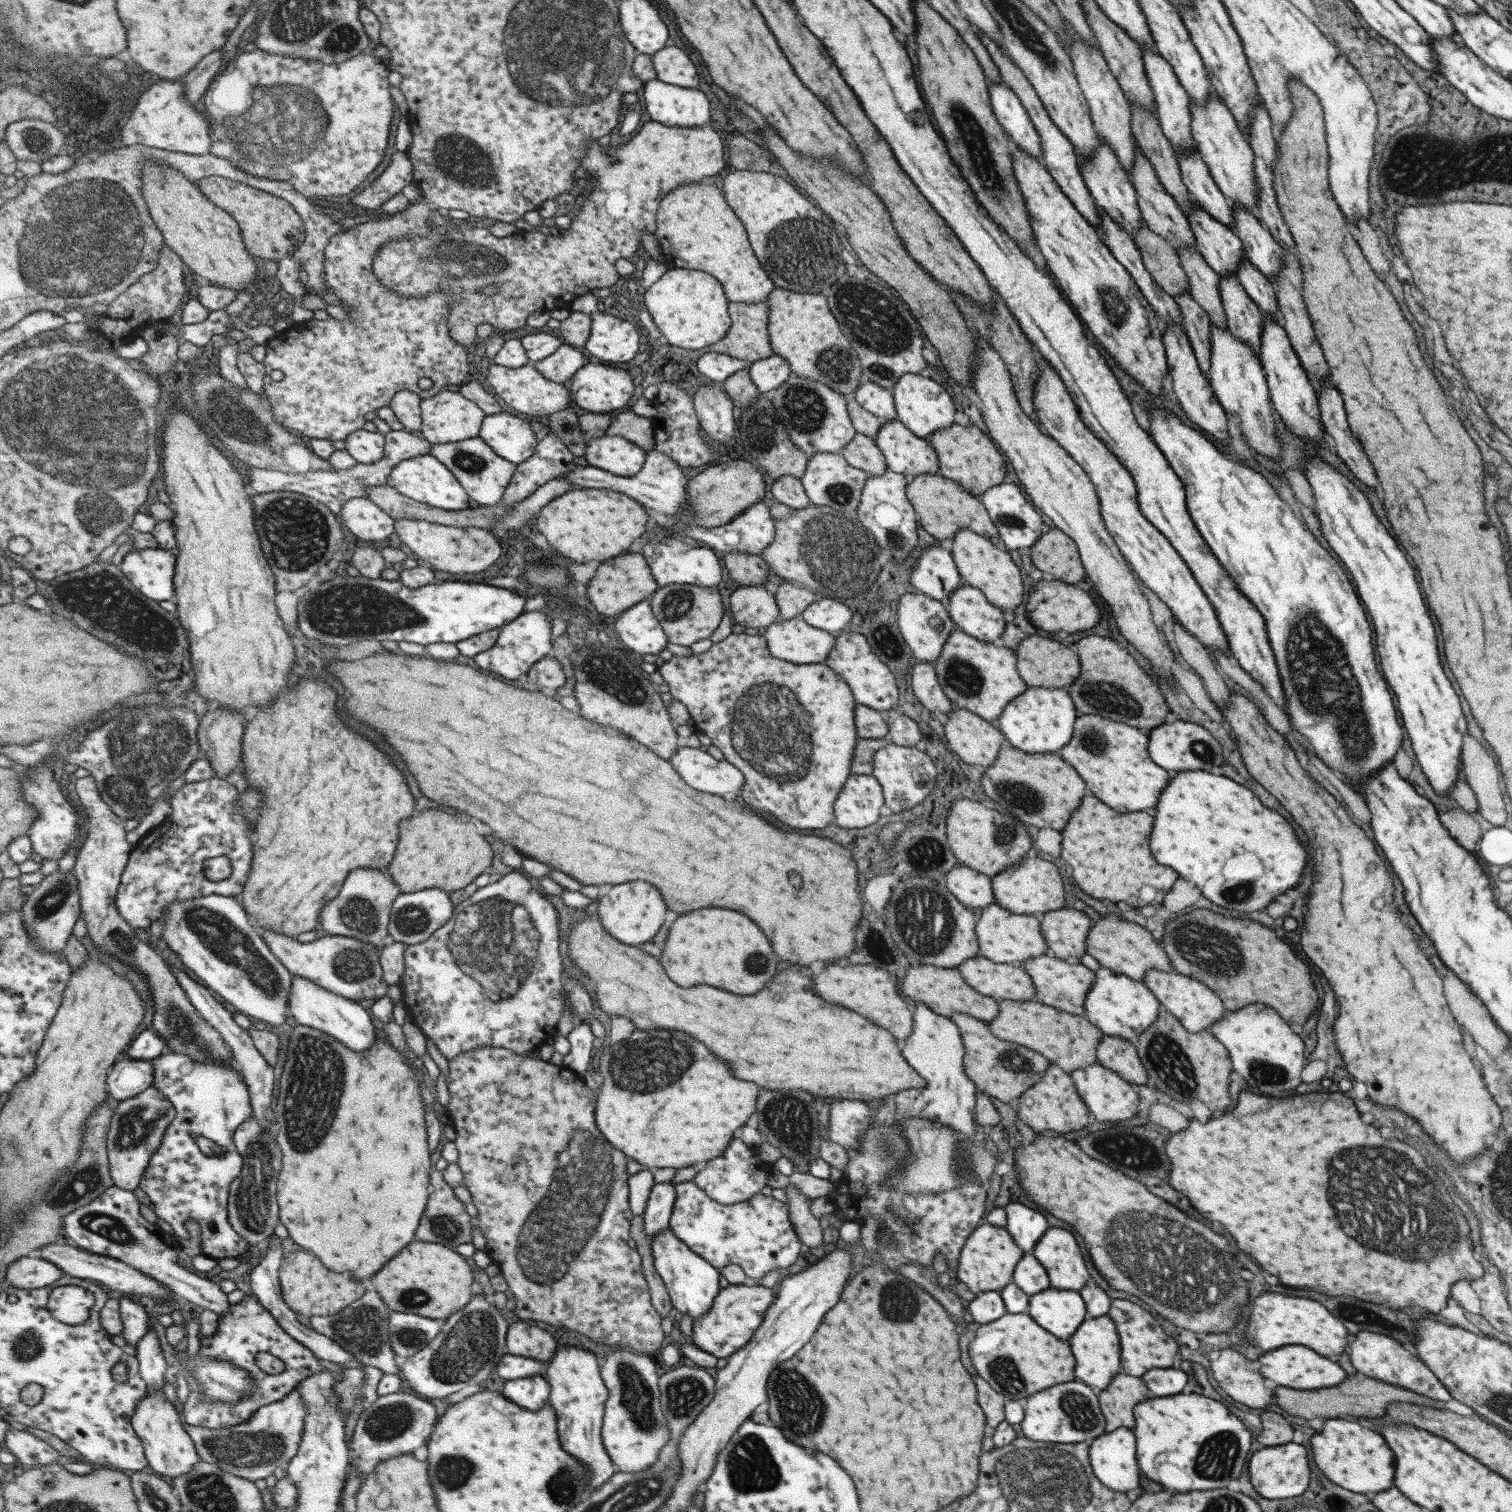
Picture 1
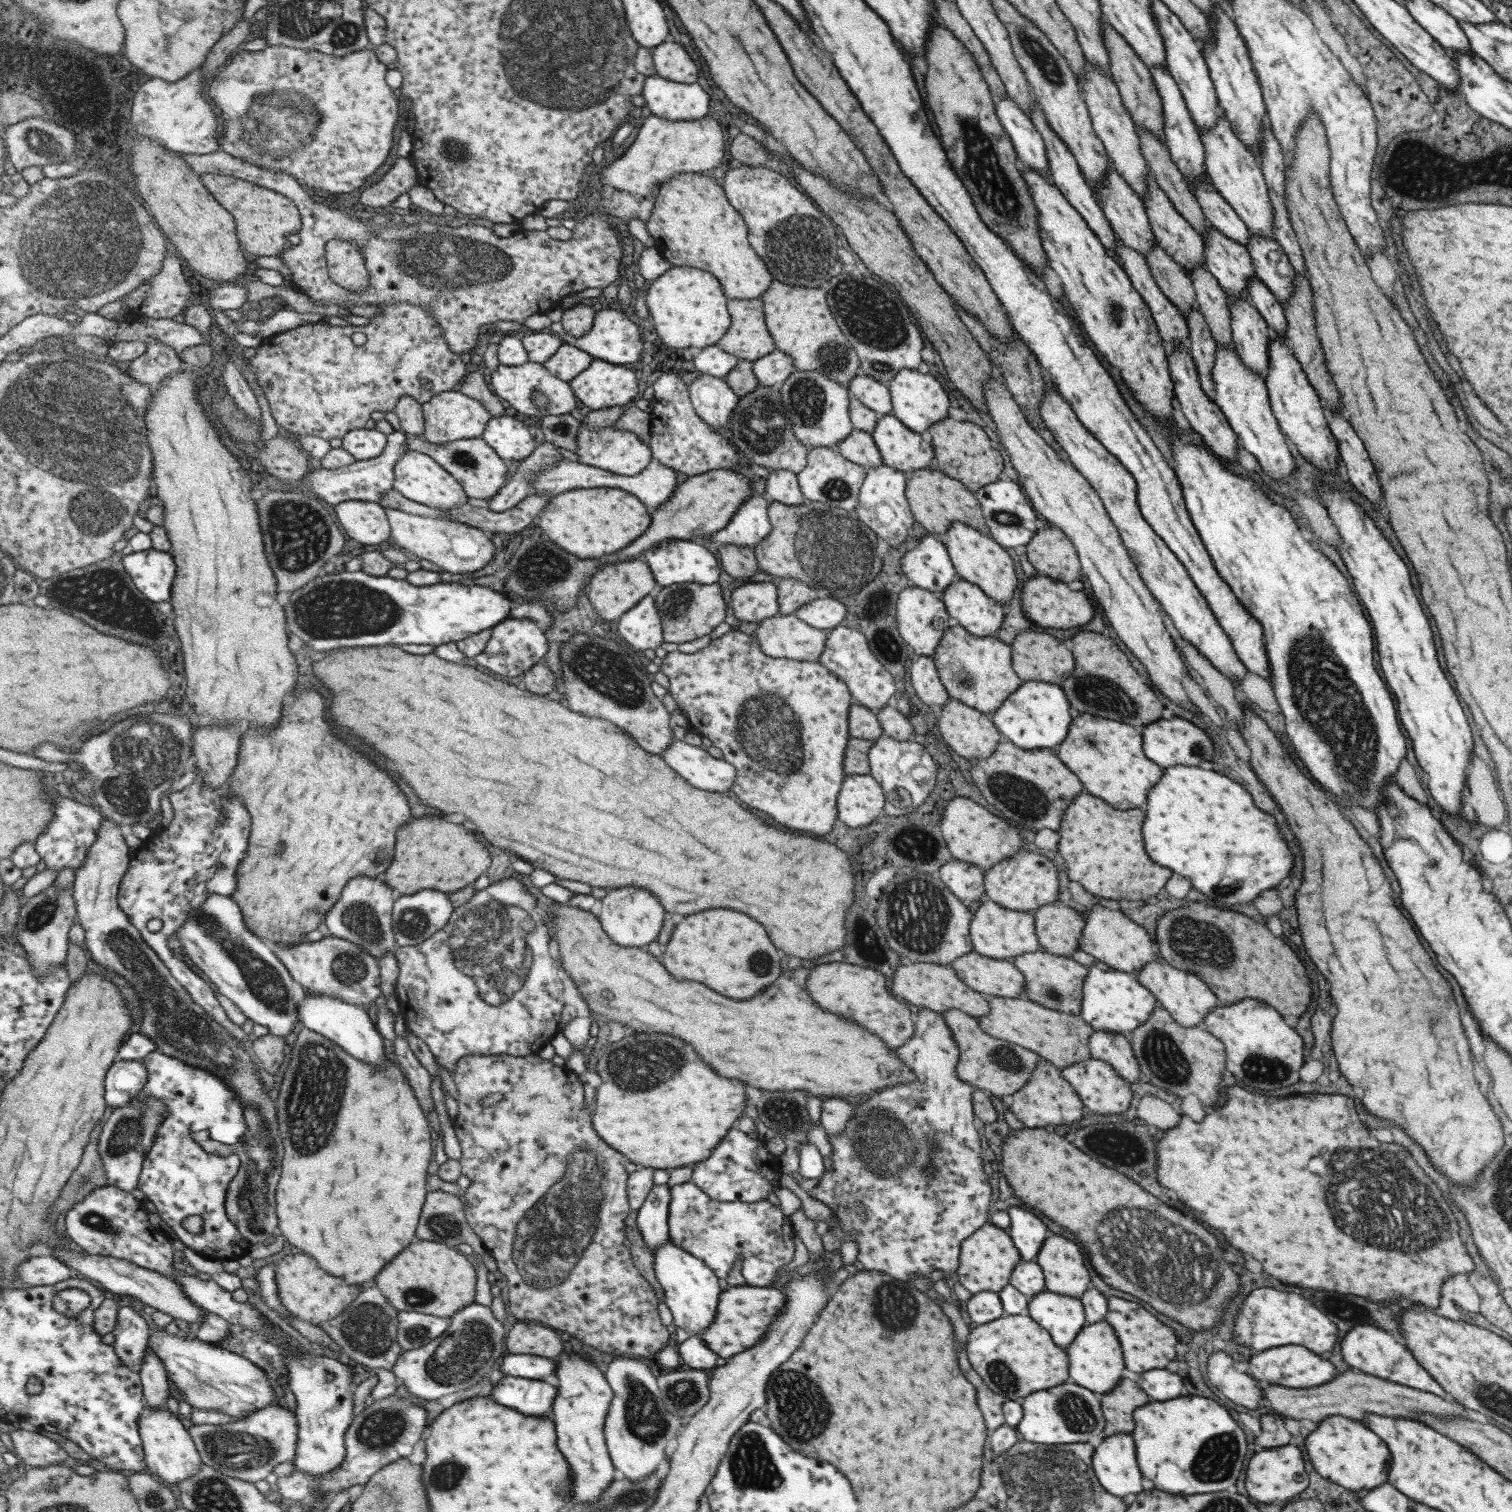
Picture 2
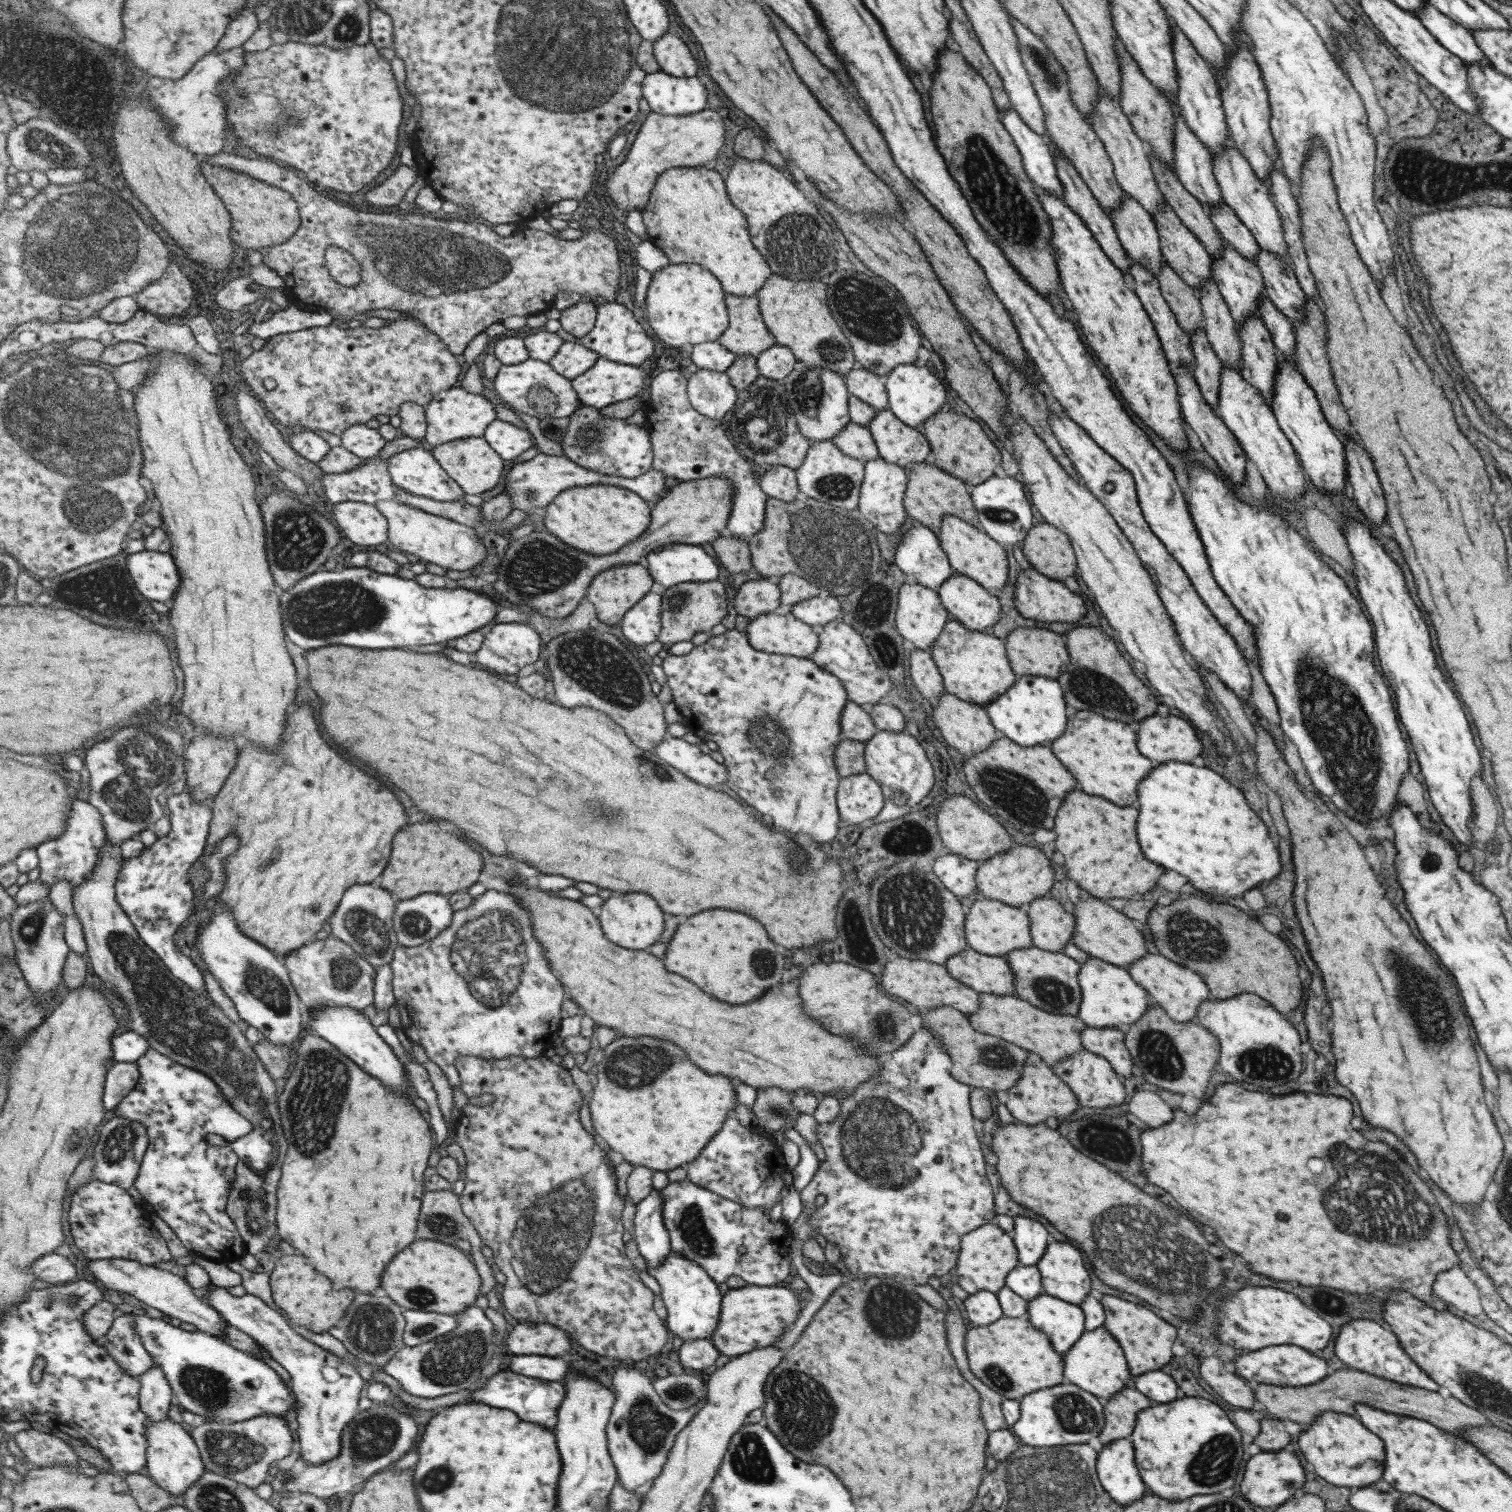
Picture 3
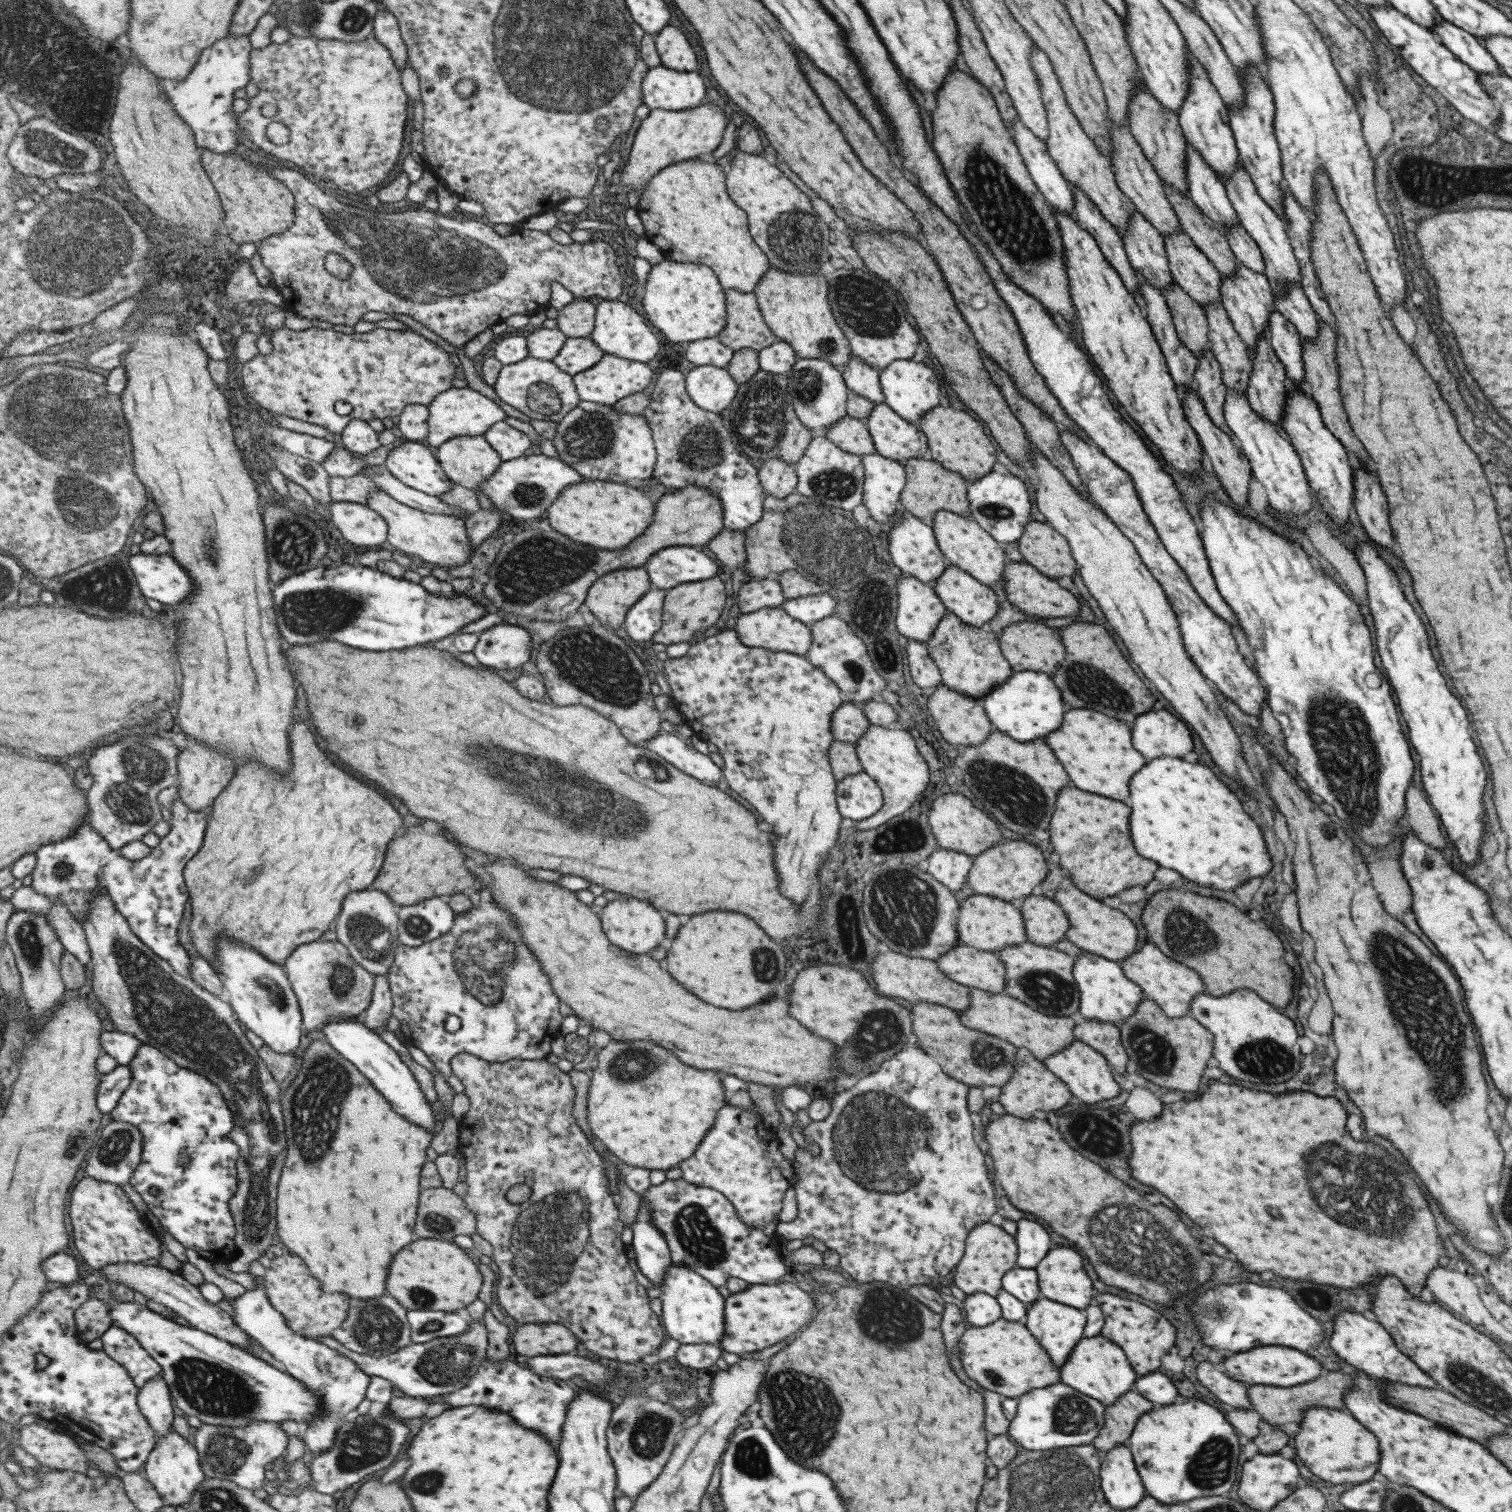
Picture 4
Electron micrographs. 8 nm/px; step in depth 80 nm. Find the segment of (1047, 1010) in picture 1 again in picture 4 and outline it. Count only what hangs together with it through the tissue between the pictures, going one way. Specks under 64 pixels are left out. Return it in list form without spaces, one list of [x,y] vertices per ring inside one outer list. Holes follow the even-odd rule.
[[[972,989],[969,994],[969,1007],[965,1011],[958,1012],[958,1015],[962,1026],[1003,1039],[1014,1047],[1027,1049],[1033,1059],[1041,1062],[1074,1041],[1073,1027],[1076,1024],[1076,1017],[1046,1016],[1002,993],[992,994],[984,990]]]

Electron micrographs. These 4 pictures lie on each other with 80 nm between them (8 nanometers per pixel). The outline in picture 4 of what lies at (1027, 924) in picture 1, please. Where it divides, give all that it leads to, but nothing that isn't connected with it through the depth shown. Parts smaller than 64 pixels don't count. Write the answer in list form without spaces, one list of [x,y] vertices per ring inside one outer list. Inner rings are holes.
[[[974,893],[961,903],[956,918],[956,929],[960,944],[990,953],[995,953],[1004,946],[1026,941],[1023,917],[1018,906],[983,894]]]

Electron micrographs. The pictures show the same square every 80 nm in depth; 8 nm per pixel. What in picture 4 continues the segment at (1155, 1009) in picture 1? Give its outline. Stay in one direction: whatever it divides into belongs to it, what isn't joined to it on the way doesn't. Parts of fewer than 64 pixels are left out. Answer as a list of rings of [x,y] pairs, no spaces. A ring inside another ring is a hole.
[[[1081,951],[1073,963],[1072,977],[1078,986],[1078,1018],[1119,1026],[1135,1013],[1139,1000],[1143,998],[1142,990],[1123,974],[1118,963],[1097,954]]]

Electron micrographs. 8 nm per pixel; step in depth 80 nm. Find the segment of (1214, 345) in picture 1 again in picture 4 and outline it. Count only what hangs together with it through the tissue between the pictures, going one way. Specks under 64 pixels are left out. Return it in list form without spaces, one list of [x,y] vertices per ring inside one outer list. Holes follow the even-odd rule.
[[[1226,387],[1223,401],[1223,418],[1236,438],[1237,447],[1248,460],[1251,476],[1257,478],[1265,489],[1268,505],[1277,514],[1301,516],[1313,507],[1307,491],[1308,482],[1292,444],[1271,421],[1262,419],[1249,406],[1246,393],[1241,394],[1234,388]]]

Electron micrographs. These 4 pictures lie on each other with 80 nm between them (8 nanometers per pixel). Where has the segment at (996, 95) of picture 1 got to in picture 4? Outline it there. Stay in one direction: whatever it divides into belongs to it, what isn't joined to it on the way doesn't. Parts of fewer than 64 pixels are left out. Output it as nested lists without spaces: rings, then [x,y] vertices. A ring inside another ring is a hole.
[[[1018,117],[1012,120],[1007,129],[1011,132],[1025,169],[1037,190],[1051,208],[1063,211],[1073,218],[1072,202],[1074,200],[1071,196],[1071,188],[1046,151],[1046,143],[1025,128]]]

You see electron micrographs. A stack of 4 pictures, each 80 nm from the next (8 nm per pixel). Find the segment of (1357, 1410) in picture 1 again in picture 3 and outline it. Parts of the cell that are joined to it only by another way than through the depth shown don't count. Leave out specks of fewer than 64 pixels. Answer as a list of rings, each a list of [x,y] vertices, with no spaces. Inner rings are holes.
[[[1337,1370],[1335,1374],[1323,1378],[1323,1382],[1317,1382],[1315,1386],[1299,1386],[1295,1390],[1281,1388],[1281,1386],[1267,1386],[1259,1384],[1255,1388],[1254,1400],[1263,1404],[1264,1413],[1268,1417],[1279,1420],[1293,1420],[1293,1422],[1305,1422],[1311,1424],[1315,1416],[1321,1412],[1337,1412],[1355,1416],[1353,1404],[1367,1404],[1371,1408],[1377,1408],[1383,1412],[1395,1412],[1411,1418],[1419,1418],[1431,1423],[1443,1431],[1457,1434],[1462,1433],[1467,1427],[1489,1425],[1490,1421],[1478,1410],[1465,1406],[1451,1395],[1446,1399],[1439,1393],[1415,1388],[1413,1386],[1400,1385],[1399,1383],[1385,1380],[1376,1376],[1369,1376],[1357,1370]]]

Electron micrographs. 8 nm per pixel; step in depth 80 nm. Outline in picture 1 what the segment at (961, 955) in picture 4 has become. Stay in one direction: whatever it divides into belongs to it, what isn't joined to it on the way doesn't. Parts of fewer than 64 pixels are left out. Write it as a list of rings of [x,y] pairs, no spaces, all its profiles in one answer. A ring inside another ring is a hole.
[[[966,958],[957,970],[979,995],[1016,1002],[1033,1000],[1035,985],[1021,966],[991,962],[988,958]]]

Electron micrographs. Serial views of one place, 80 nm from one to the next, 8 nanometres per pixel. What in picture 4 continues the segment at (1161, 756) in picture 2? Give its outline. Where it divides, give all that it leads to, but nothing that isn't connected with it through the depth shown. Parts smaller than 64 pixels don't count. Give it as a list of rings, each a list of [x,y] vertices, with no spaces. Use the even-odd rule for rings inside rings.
[[[1150,709],[1134,718],[1134,722],[1131,744],[1147,760],[1160,756],[1182,758],[1193,748],[1188,725],[1164,709]]]

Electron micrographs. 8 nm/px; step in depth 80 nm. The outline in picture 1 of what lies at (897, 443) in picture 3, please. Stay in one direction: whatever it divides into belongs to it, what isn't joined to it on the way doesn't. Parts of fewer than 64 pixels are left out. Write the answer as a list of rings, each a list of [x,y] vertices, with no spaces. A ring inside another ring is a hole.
[[[896,419],[885,421],[873,438],[879,452],[883,455],[886,468],[889,471],[903,474],[907,479],[918,474],[936,473],[938,460],[933,447],[923,438],[917,438]]]

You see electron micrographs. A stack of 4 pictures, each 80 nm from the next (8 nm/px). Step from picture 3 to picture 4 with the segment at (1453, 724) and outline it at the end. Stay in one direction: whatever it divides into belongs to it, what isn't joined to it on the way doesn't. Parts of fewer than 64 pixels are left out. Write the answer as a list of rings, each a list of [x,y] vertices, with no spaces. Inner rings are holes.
[[[1357,542],[1353,555],[1365,576],[1365,594],[1375,628],[1377,656],[1395,692],[1399,714],[1407,726],[1409,744],[1419,756],[1423,790],[1435,814],[1439,814],[1460,861],[1469,867],[1479,860],[1479,846],[1484,835],[1485,811],[1481,795],[1487,772],[1471,738],[1465,708],[1449,691],[1445,678],[1436,669],[1423,624],[1405,599],[1393,570],[1369,542]]]

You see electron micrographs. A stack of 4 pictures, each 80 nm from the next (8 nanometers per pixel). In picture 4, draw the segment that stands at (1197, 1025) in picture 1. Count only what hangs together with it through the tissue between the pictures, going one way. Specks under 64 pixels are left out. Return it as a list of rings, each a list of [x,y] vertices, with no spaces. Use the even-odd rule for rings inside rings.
[[[1140,942],[1139,947],[1129,958],[1118,962],[1123,974],[1142,990],[1145,999],[1152,1000],[1169,1017],[1181,1018],[1187,1014],[1191,999],[1205,992],[1202,980],[1189,968],[1167,958],[1151,942]]]

